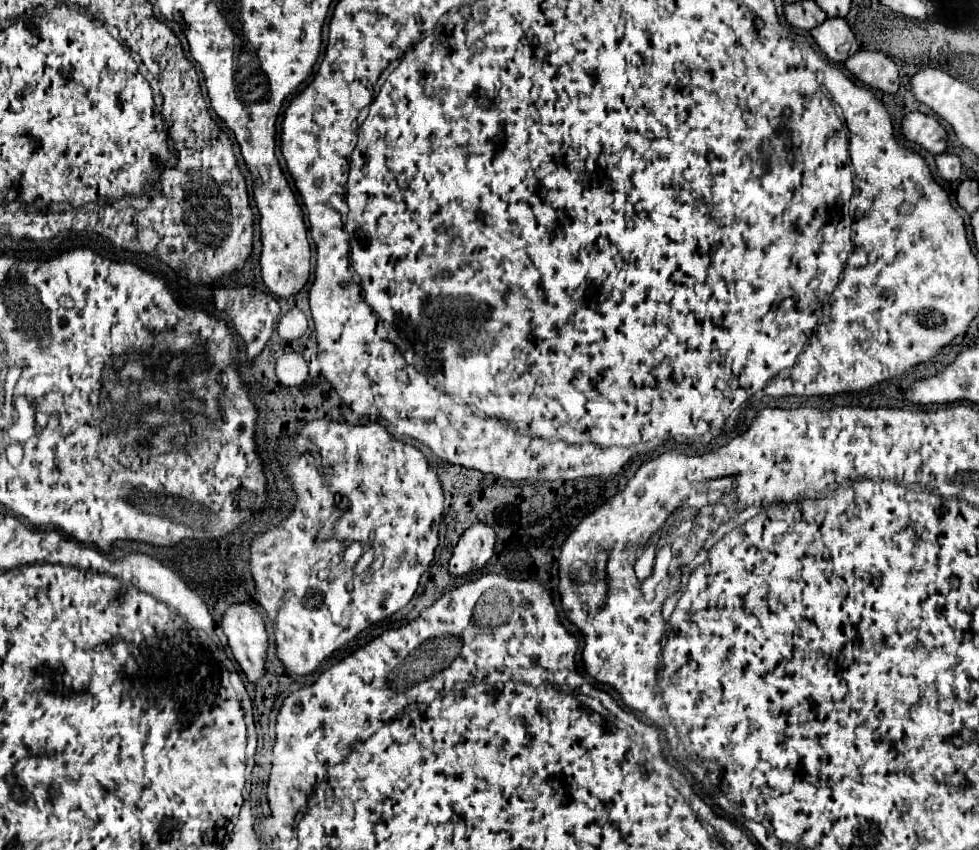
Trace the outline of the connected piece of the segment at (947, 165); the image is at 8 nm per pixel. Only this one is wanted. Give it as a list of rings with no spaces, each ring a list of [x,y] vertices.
[[[943,152],[935,158],[937,162],[937,172],[943,180],[947,182],[955,182],[959,176],[961,176],[961,160],[957,154],[949,154],[949,152]]]

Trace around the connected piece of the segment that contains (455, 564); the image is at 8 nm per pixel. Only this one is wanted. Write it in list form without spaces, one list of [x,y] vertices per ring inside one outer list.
[[[477,522],[463,532],[457,546],[453,548],[453,556],[449,562],[449,572],[453,576],[471,574],[487,564],[493,556],[493,548],[497,542],[497,534],[491,526]]]

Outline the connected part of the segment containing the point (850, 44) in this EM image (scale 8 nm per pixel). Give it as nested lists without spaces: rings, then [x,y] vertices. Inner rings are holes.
[[[827,18],[811,30],[815,42],[831,62],[843,62],[859,50],[855,34],[845,18]]]

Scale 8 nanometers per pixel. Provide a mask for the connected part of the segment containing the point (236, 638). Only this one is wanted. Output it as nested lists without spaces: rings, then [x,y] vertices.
[[[233,604],[223,616],[223,632],[229,638],[233,658],[243,668],[251,684],[259,682],[267,672],[269,636],[263,616],[249,604]]]

